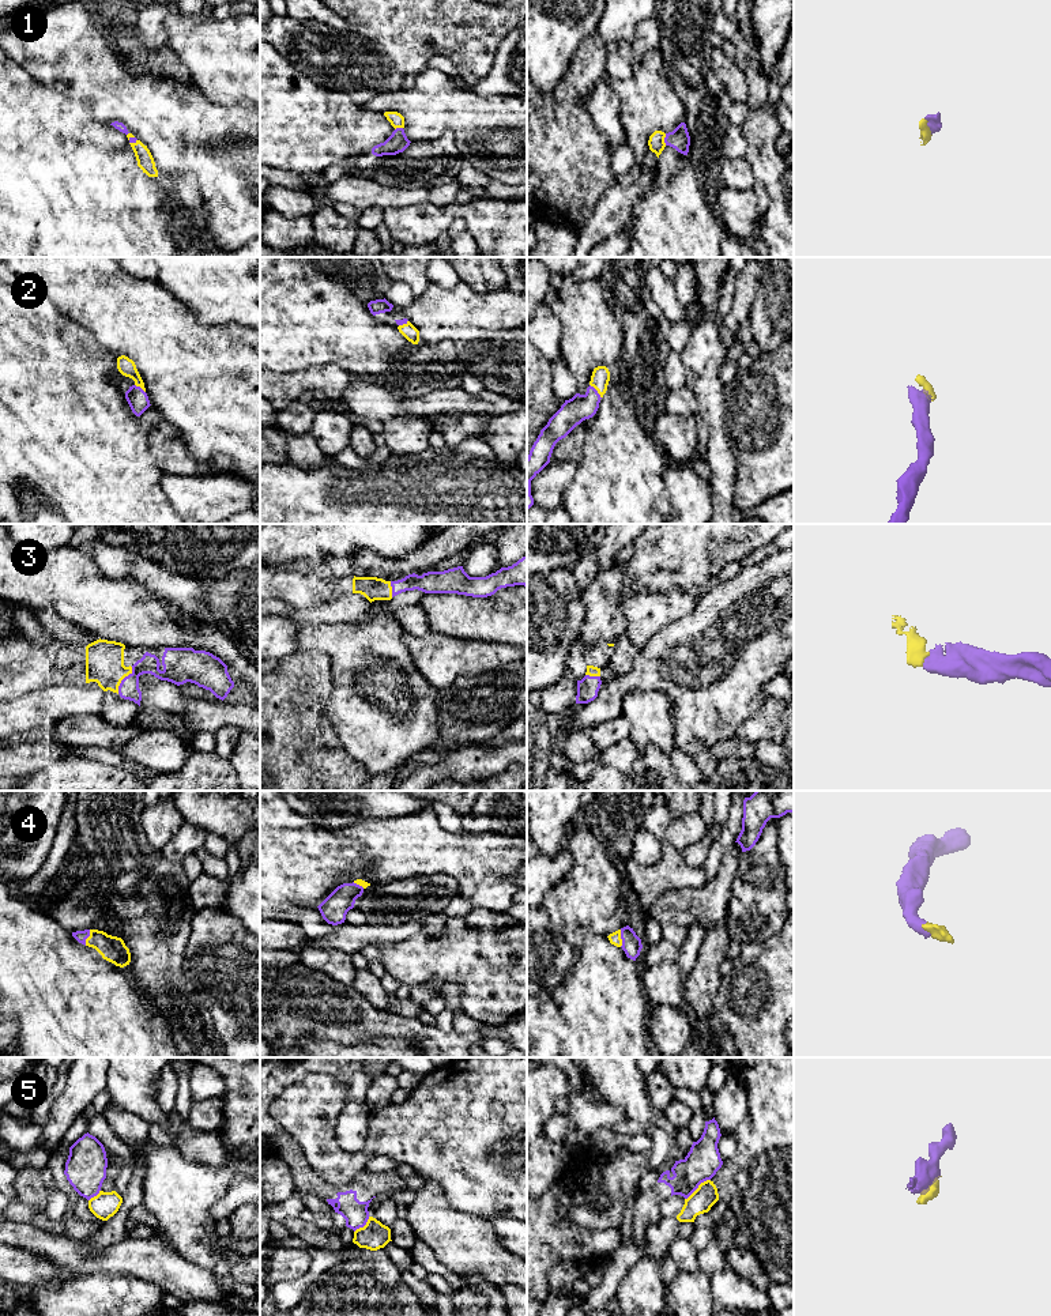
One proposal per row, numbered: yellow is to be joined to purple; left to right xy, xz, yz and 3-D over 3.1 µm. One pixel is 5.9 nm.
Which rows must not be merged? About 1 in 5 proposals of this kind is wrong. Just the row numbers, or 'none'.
5

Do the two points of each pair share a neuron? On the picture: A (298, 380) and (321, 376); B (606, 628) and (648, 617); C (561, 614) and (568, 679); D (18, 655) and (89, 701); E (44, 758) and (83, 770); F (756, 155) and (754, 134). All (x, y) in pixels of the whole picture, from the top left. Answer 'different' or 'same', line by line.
A: same
B: different
C: different
D: different
E: different
F: same

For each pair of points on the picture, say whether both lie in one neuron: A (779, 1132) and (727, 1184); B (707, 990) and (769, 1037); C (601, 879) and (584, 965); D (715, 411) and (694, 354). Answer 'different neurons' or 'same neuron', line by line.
A: same neuron
B: different neurons
C: different neurons
D: same neuron

